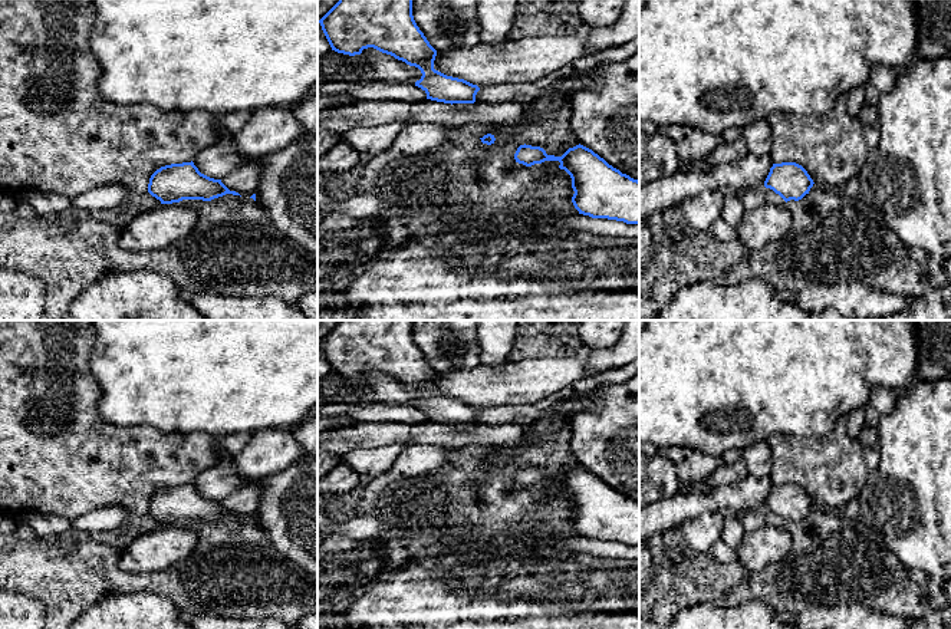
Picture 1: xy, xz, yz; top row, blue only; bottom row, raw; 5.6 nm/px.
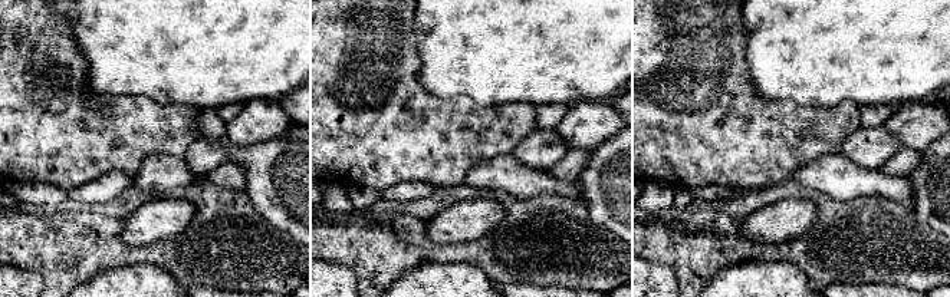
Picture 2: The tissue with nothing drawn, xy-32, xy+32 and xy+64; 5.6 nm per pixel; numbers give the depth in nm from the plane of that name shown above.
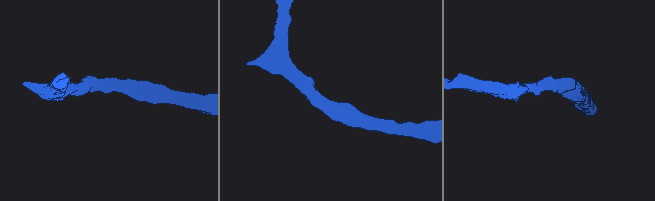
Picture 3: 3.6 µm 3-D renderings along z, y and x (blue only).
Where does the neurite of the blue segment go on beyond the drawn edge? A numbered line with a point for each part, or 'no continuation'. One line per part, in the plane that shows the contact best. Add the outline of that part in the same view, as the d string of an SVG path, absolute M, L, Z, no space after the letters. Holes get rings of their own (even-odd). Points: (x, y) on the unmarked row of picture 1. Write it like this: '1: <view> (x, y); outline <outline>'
no continuation

